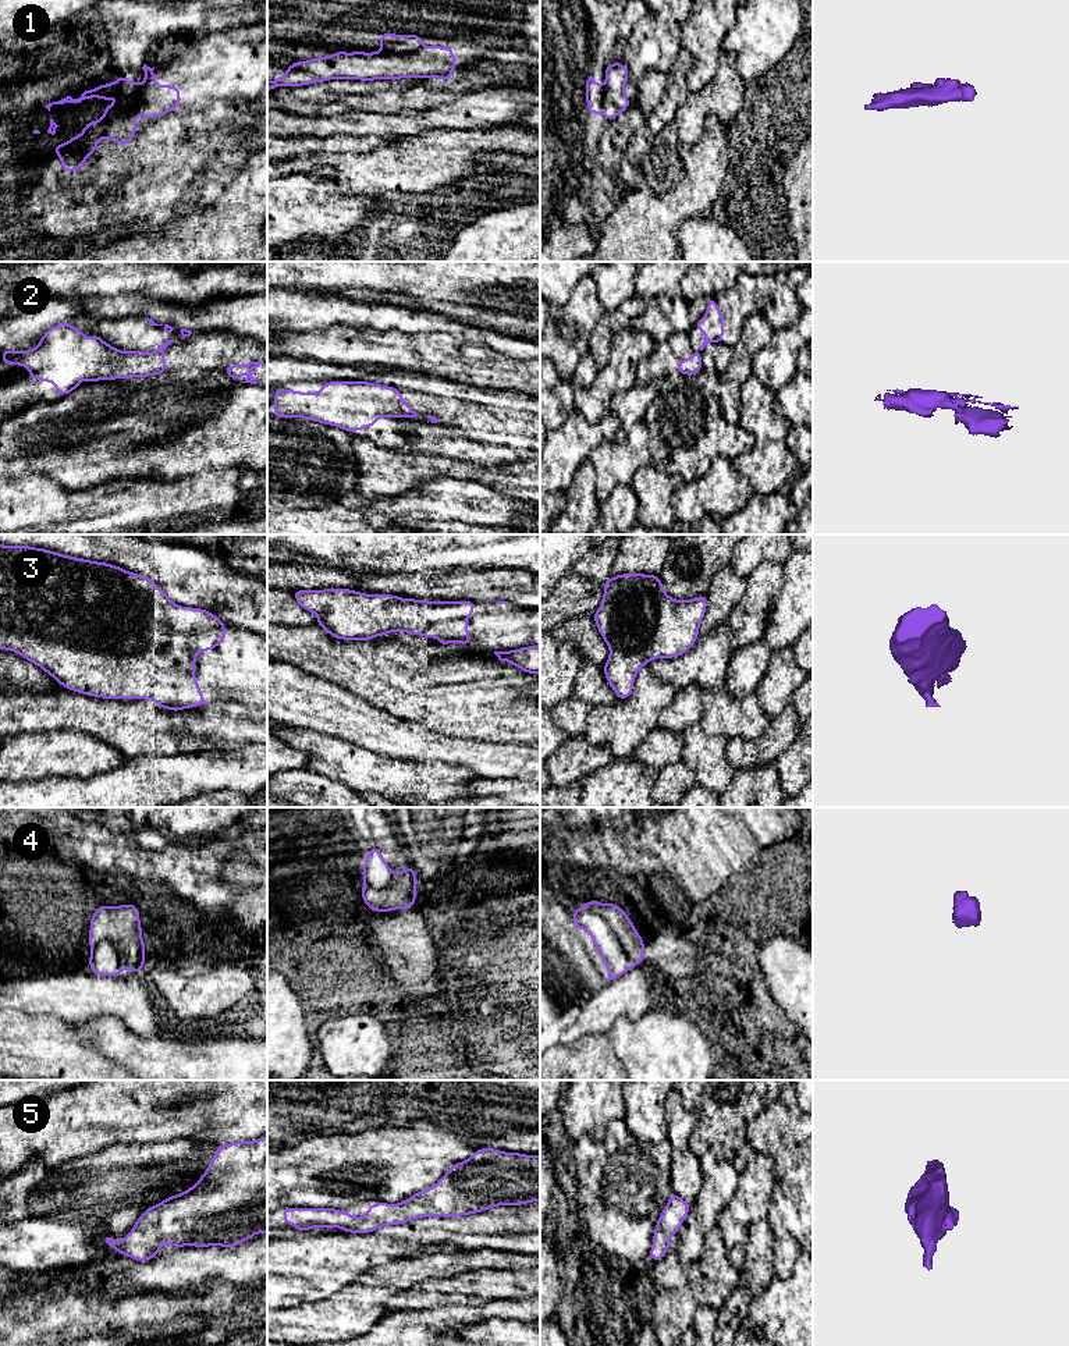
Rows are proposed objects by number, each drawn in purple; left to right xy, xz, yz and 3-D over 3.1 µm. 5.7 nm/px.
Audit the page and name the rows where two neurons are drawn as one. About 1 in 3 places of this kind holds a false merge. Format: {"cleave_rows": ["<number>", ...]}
{"cleave_rows": ["1", "2"]}

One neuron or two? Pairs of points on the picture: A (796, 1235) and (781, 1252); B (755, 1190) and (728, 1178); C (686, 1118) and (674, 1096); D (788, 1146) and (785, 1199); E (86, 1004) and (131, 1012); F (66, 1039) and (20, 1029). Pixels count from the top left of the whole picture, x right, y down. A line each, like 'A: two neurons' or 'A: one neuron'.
A: one neuron
B: two neurons
C: one neuron
D: two neurons
E: one neuron
F: one neuron

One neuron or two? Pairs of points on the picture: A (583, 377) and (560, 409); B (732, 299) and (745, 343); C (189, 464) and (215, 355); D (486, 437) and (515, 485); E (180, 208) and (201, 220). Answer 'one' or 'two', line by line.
A: one
B: two
C: two
D: two
E: two

